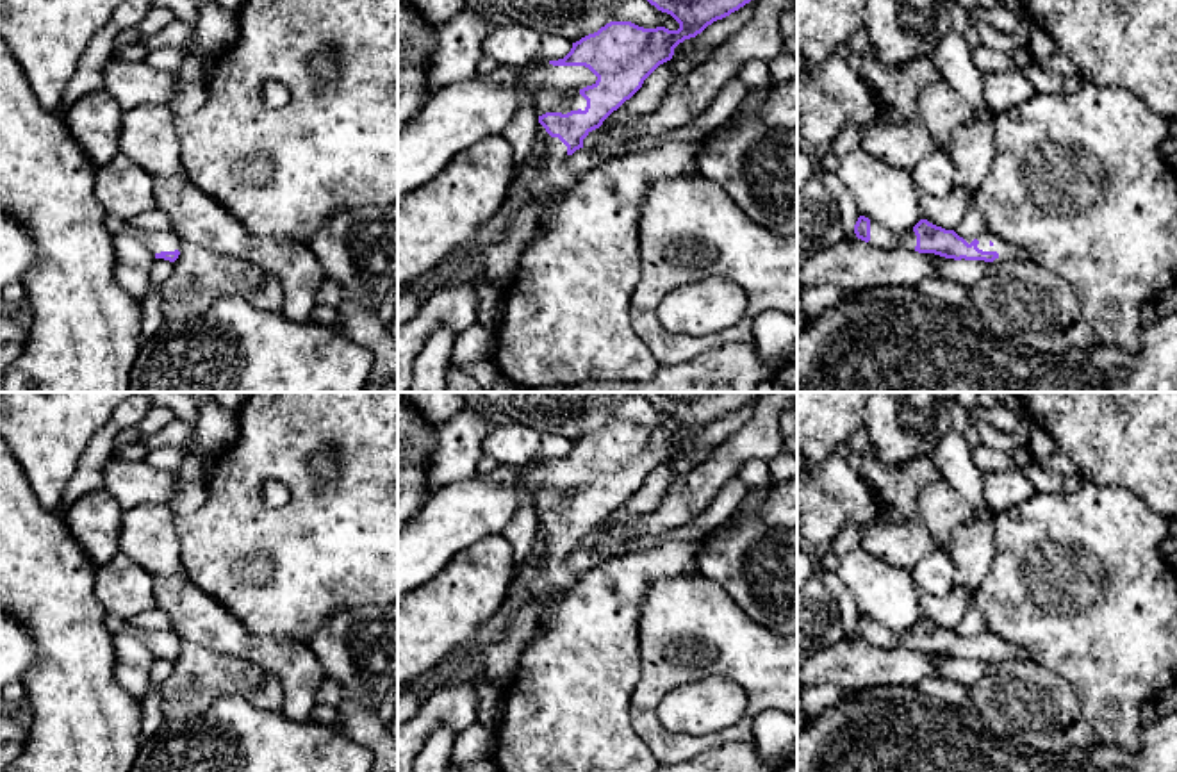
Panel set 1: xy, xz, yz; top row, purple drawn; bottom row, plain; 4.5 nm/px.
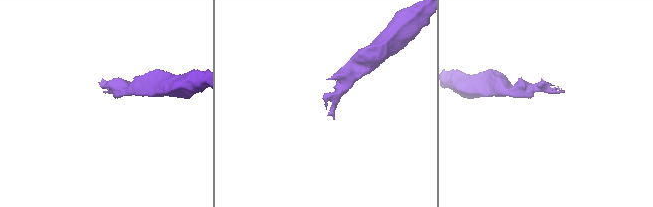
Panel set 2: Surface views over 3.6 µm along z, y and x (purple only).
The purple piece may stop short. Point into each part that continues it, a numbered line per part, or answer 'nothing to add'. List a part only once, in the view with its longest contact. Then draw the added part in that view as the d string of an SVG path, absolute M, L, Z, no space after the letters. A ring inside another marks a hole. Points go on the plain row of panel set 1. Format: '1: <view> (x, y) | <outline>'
1: xz (557, 487) | M553 465L517 467L521 476L535 494L537 515L546 512L585 510L587 499L580 490L596 483L597 476L585 465Z

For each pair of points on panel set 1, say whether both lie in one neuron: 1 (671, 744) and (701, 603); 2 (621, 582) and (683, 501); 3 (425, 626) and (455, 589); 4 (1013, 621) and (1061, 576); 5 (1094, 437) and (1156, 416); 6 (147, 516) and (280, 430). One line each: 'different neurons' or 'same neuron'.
1: same neuron
2: different neurons
3: same neuron
4: same neuron
5: same neuron
6: different neurons

